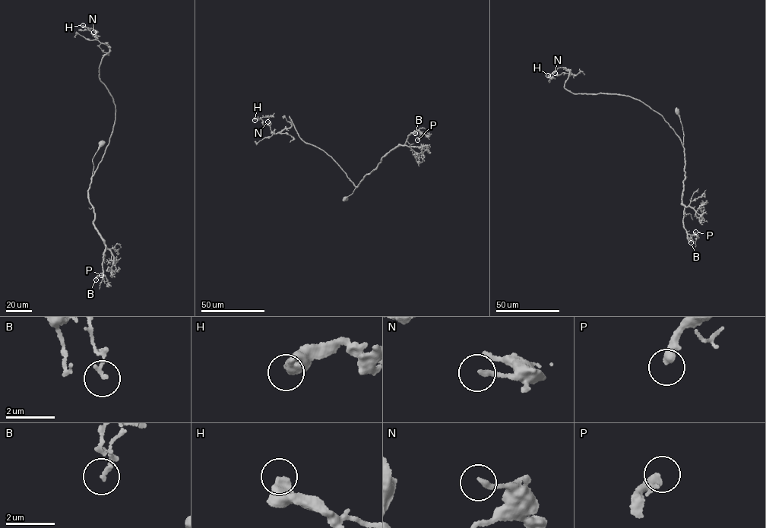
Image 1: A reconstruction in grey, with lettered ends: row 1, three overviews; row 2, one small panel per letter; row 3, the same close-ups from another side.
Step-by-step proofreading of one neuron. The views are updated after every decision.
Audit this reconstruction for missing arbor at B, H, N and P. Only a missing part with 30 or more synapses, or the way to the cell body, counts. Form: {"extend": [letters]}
{"extend": ["P"]}

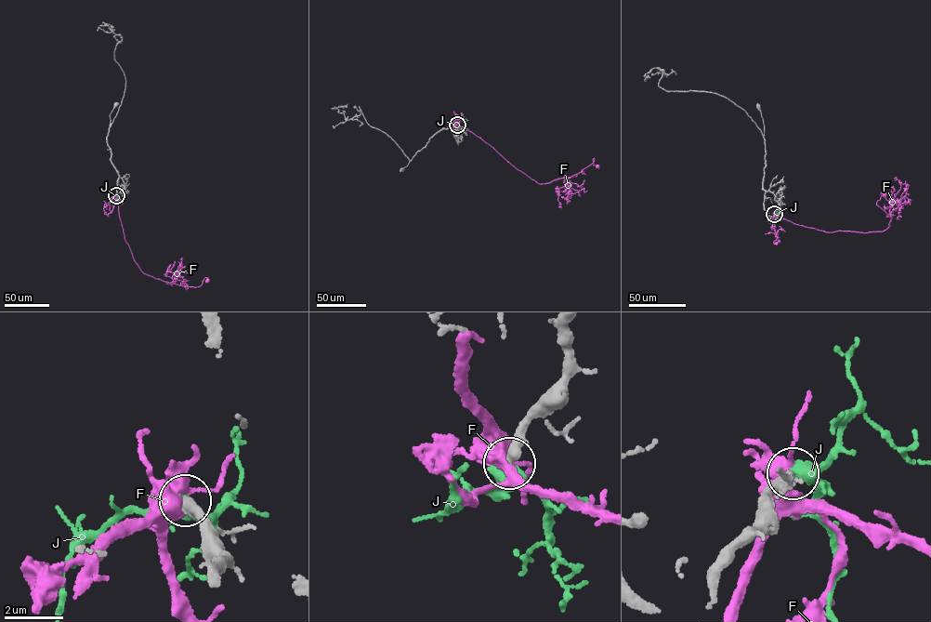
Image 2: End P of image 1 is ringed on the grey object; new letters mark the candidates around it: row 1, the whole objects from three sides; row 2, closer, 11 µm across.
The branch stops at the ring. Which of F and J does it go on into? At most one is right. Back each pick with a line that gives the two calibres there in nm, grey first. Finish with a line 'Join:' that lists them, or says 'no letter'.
J: 400/360 nm
Join: J

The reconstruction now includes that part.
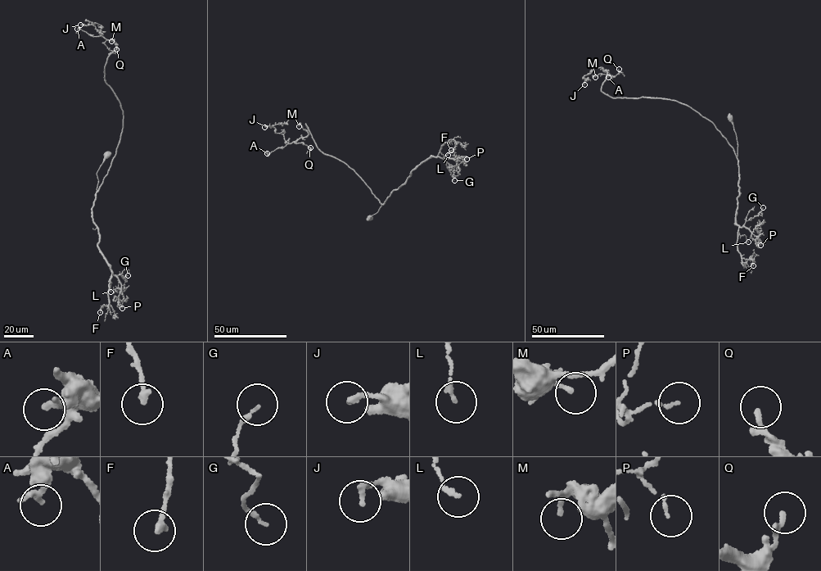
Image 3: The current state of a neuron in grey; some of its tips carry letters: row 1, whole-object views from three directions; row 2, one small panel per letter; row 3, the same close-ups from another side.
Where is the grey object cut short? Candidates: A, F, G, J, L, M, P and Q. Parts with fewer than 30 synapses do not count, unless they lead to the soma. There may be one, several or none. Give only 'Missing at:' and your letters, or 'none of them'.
Missing at: none of them

